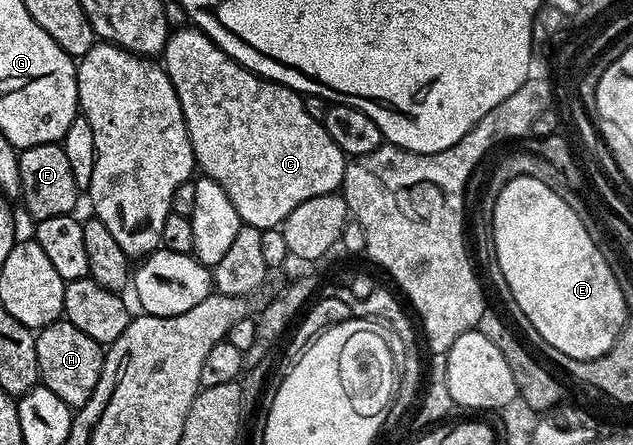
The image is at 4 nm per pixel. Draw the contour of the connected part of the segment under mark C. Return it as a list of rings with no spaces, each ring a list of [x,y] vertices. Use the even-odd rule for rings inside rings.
[[[186,24],[165,41],[163,65],[183,108],[196,169],[227,192],[242,223],[259,231],[280,227],[303,200],[340,191],[346,154],[327,136],[318,119],[307,116],[303,97],[278,82],[252,74],[220,50],[202,30]]]

